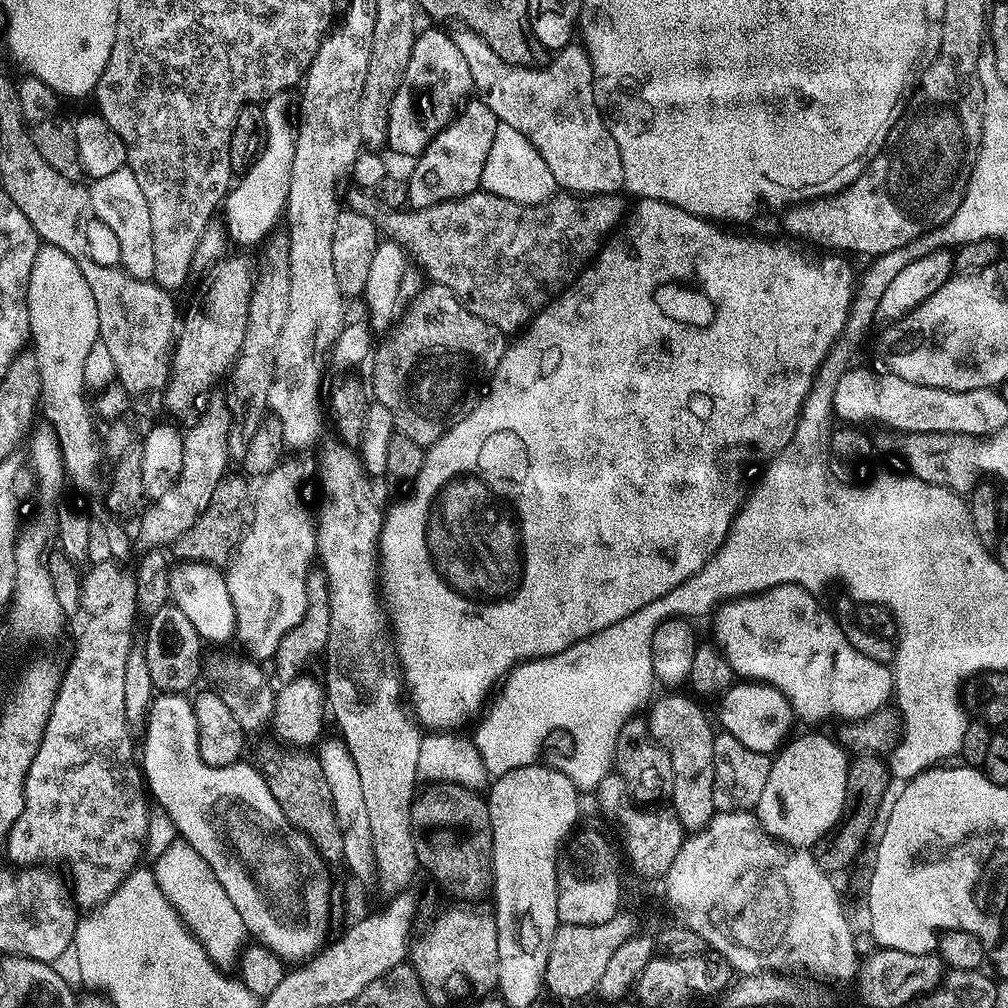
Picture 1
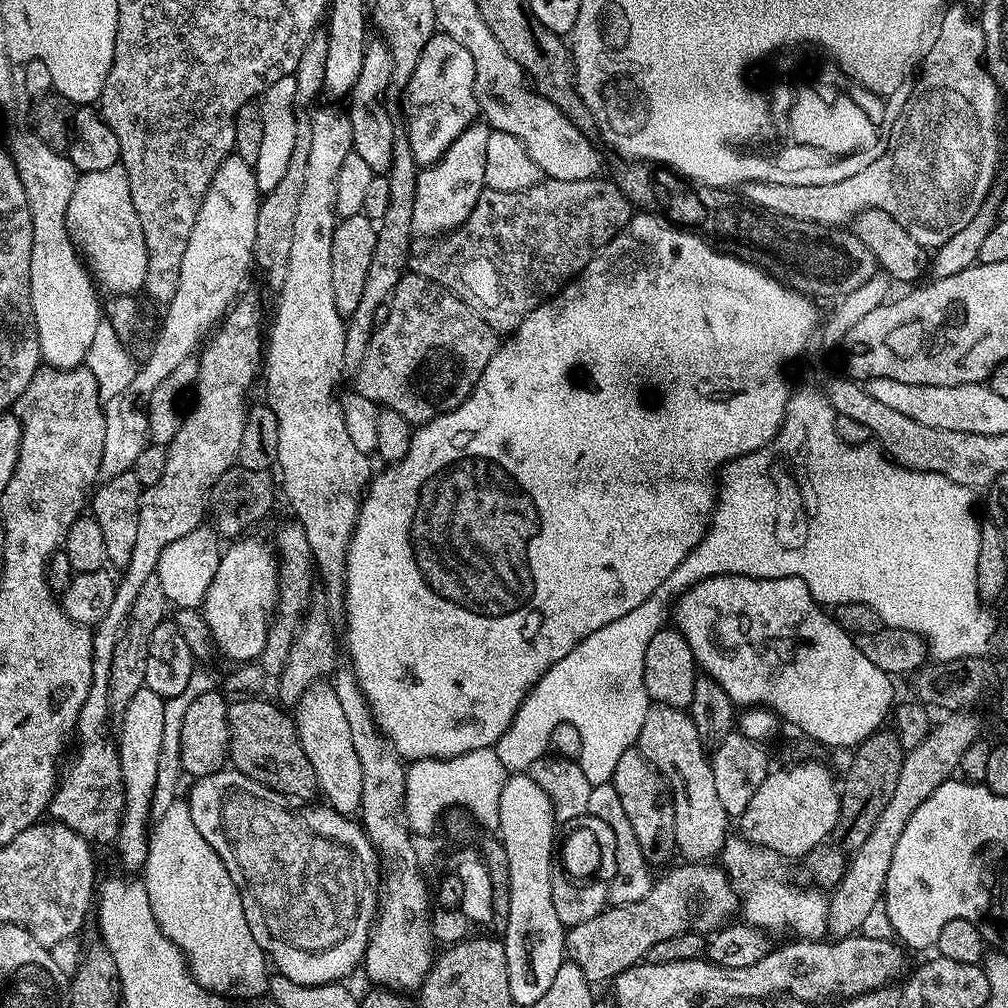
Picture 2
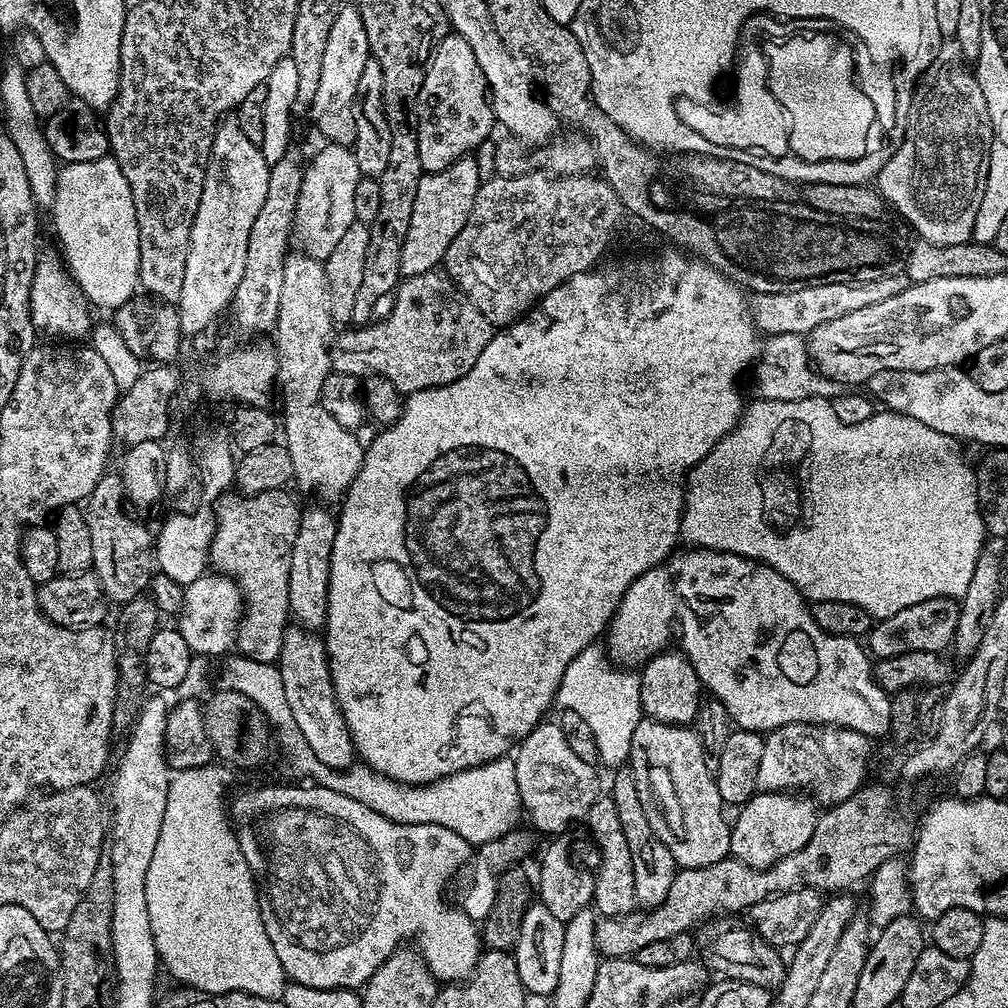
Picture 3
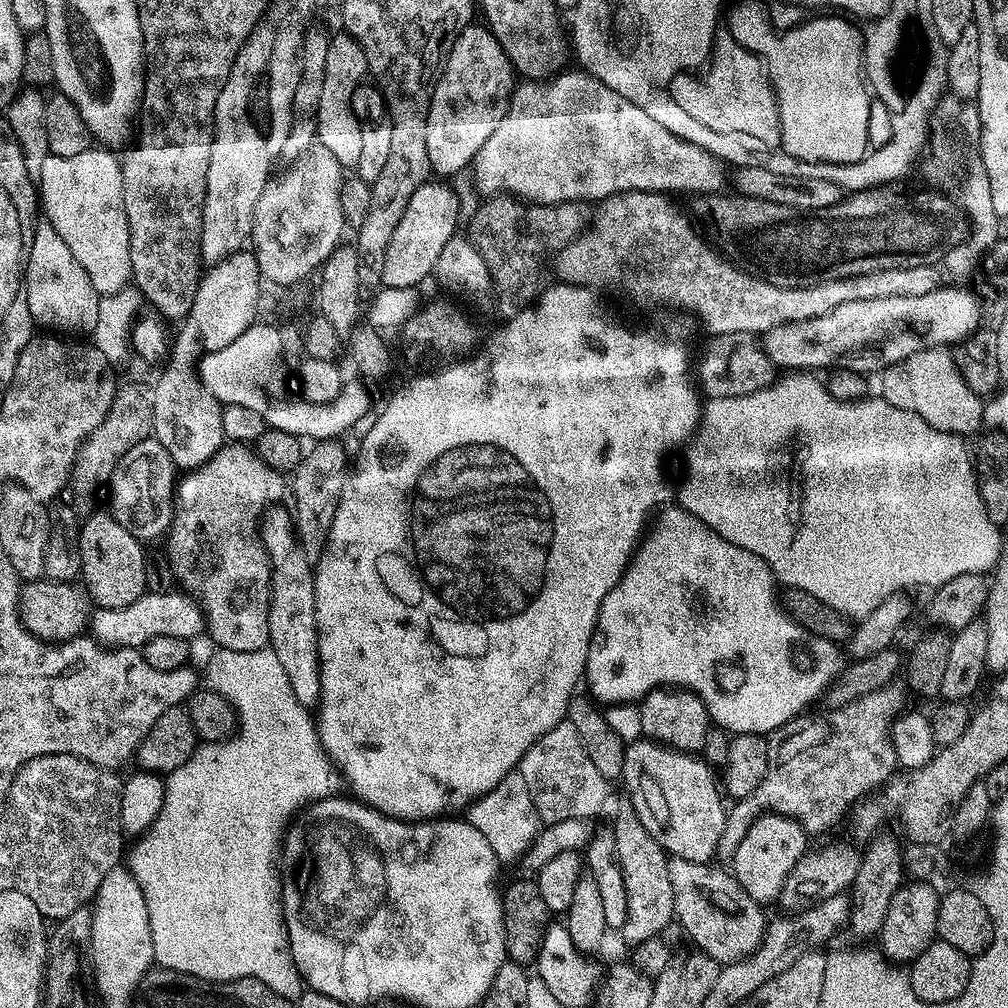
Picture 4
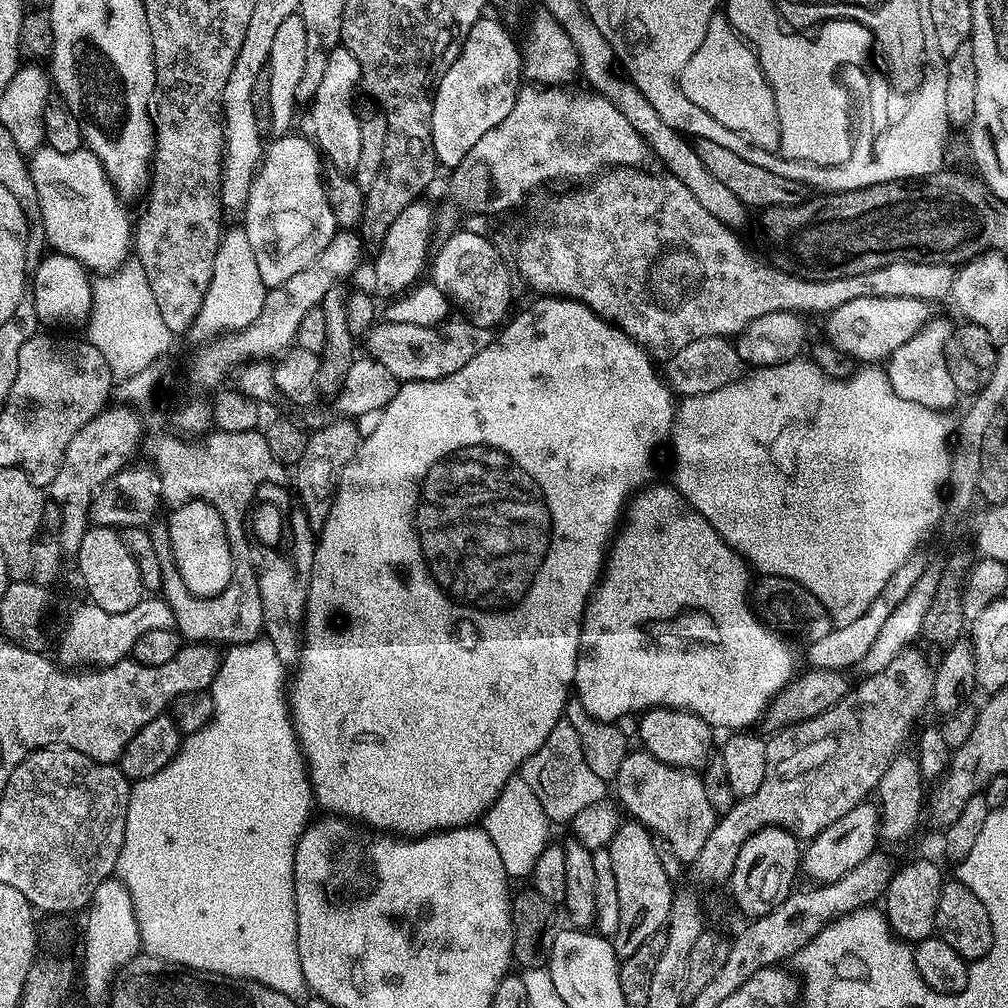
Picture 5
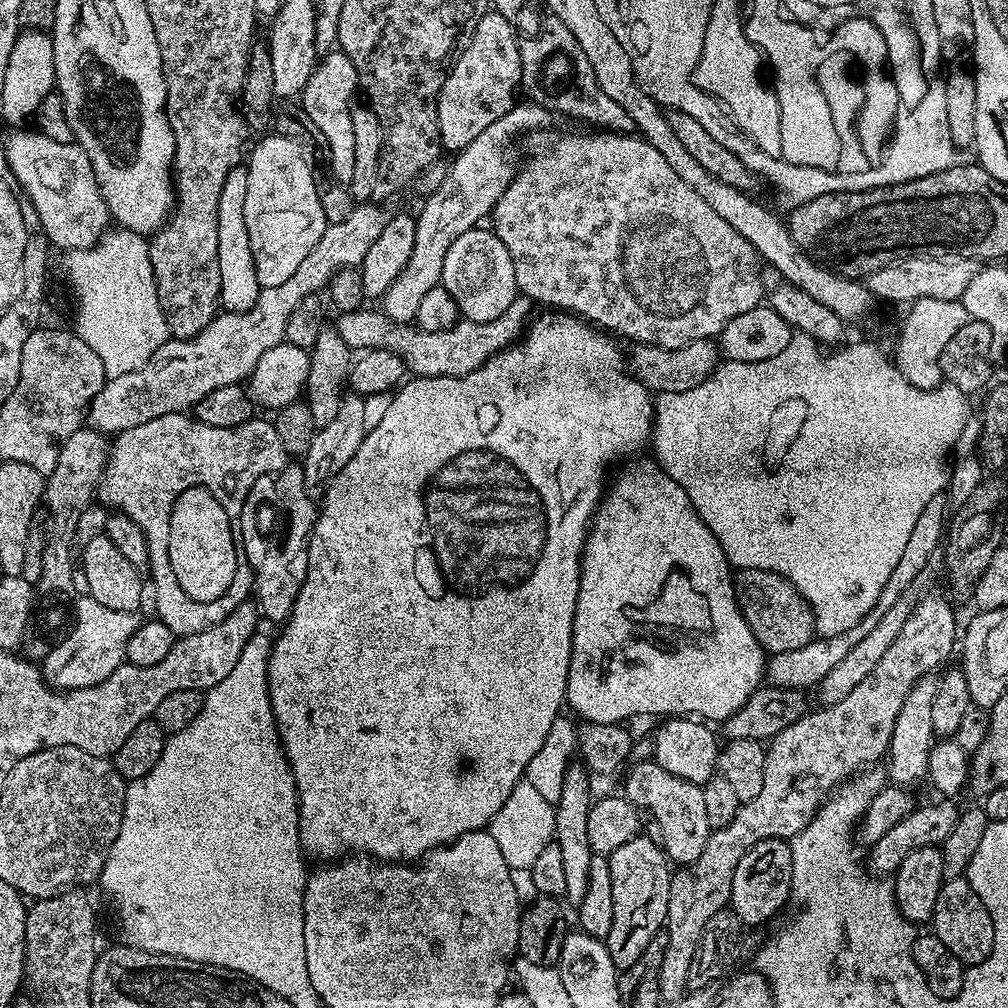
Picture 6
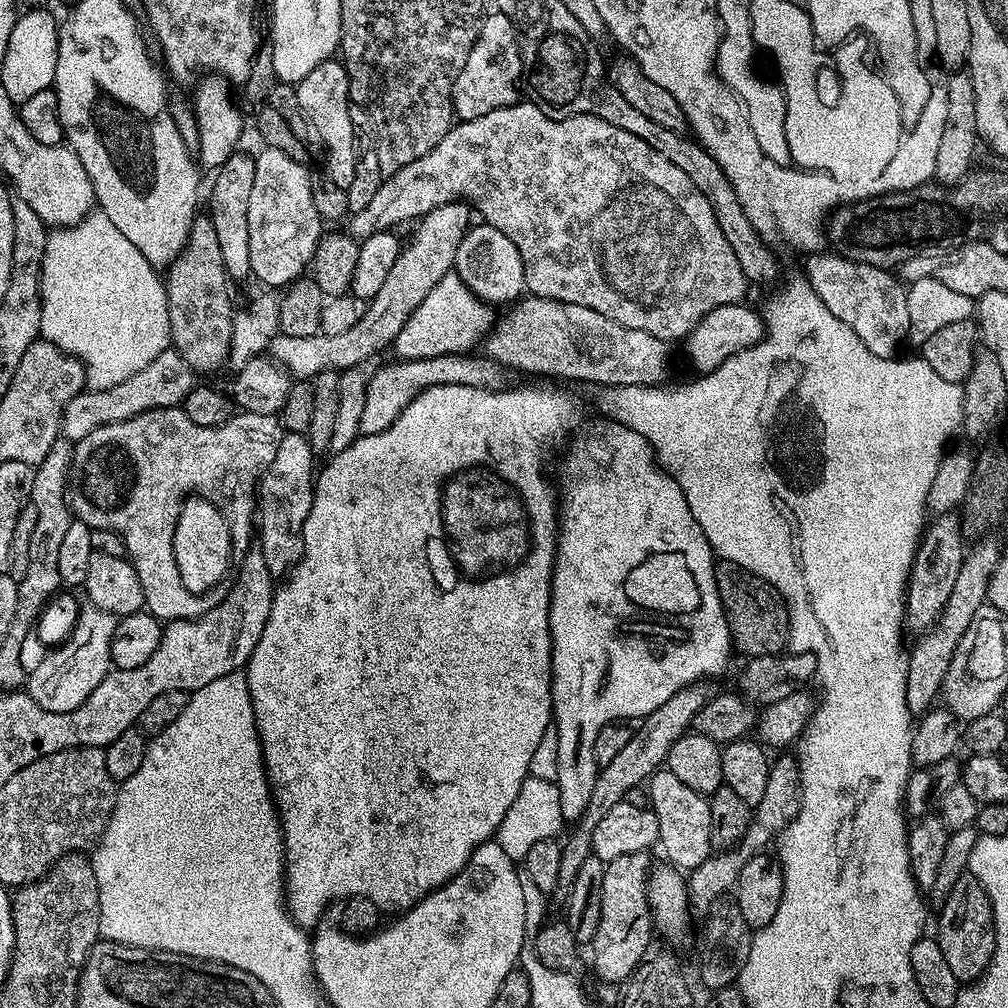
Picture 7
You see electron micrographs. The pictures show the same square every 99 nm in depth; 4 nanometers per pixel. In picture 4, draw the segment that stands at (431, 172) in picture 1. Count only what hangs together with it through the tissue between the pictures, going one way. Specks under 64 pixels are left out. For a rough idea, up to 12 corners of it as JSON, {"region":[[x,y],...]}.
{"region":[[432,178],[390,238],[383,287],[416,288],[457,235],[460,200]]}

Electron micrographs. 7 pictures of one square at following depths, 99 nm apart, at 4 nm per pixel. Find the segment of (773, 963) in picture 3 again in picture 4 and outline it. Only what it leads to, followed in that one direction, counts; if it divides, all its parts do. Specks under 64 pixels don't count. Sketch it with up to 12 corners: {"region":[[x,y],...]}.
{"region":[[671,857],[675,919],[723,966],[764,941],[727,867]]}

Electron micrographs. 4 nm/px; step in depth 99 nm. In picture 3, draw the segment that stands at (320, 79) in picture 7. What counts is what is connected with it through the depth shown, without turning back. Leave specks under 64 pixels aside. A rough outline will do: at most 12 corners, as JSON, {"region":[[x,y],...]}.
{"region":[[355,2],[334,18],[310,105],[330,144],[356,141],[352,103],[370,59]]}

